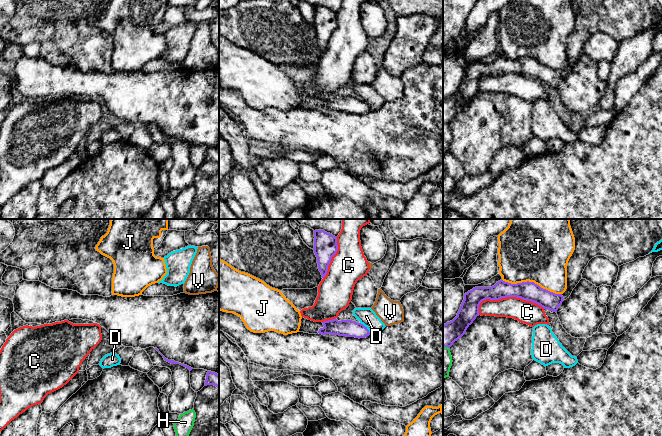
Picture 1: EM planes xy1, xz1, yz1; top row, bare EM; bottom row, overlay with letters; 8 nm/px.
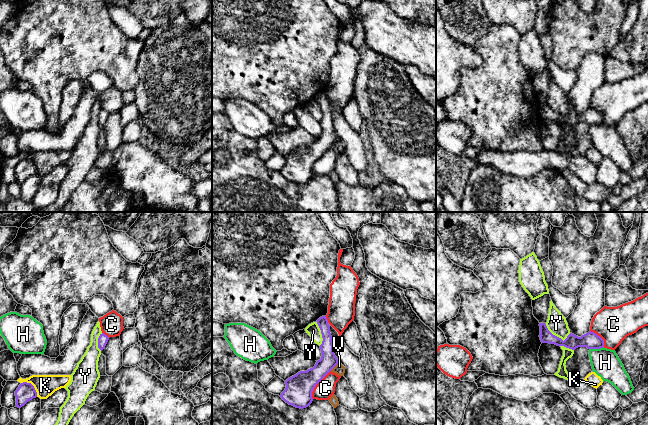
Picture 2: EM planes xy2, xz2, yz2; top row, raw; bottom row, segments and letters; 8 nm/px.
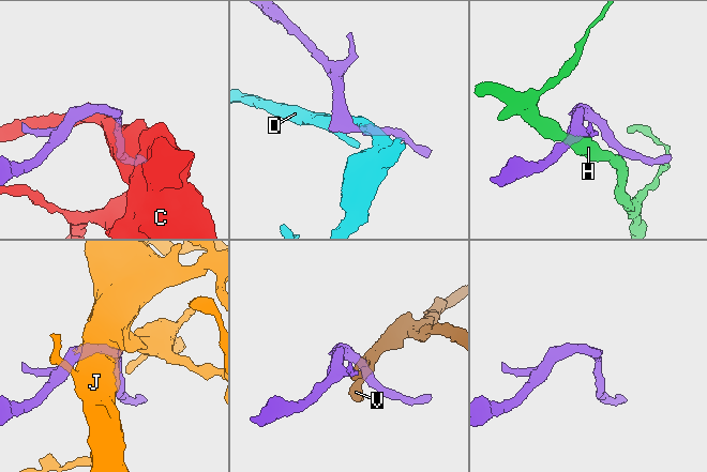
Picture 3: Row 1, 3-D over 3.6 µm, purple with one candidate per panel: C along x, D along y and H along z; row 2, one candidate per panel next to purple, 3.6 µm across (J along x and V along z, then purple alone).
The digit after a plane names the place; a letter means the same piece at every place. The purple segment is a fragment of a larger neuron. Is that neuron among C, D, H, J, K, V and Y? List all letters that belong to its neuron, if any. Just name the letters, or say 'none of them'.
none of them

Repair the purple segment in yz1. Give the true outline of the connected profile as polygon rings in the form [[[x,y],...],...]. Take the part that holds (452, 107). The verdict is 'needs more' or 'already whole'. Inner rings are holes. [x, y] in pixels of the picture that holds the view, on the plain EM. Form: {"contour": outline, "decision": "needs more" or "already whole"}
{"contour": [[[570,0],[570,2],[575,14],[575,26],[566,42],[567,65],[563,70],[555,70],[529,57],[511,60],[500,56],[492,63],[475,63],[464,70],[464,76],[457,92],[443,101],[443,122],[450,124],[465,110],[467,104],[479,92],[480,79],[486,75],[499,76],[506,73],[517,73],[557,88],[562,78],[569,74],[573,65],[582,55],[582,49],[592,34],[605,32],[621,42],[648,31],[655,20],[662,15],[662,0]]], "decision": "needs more"}

